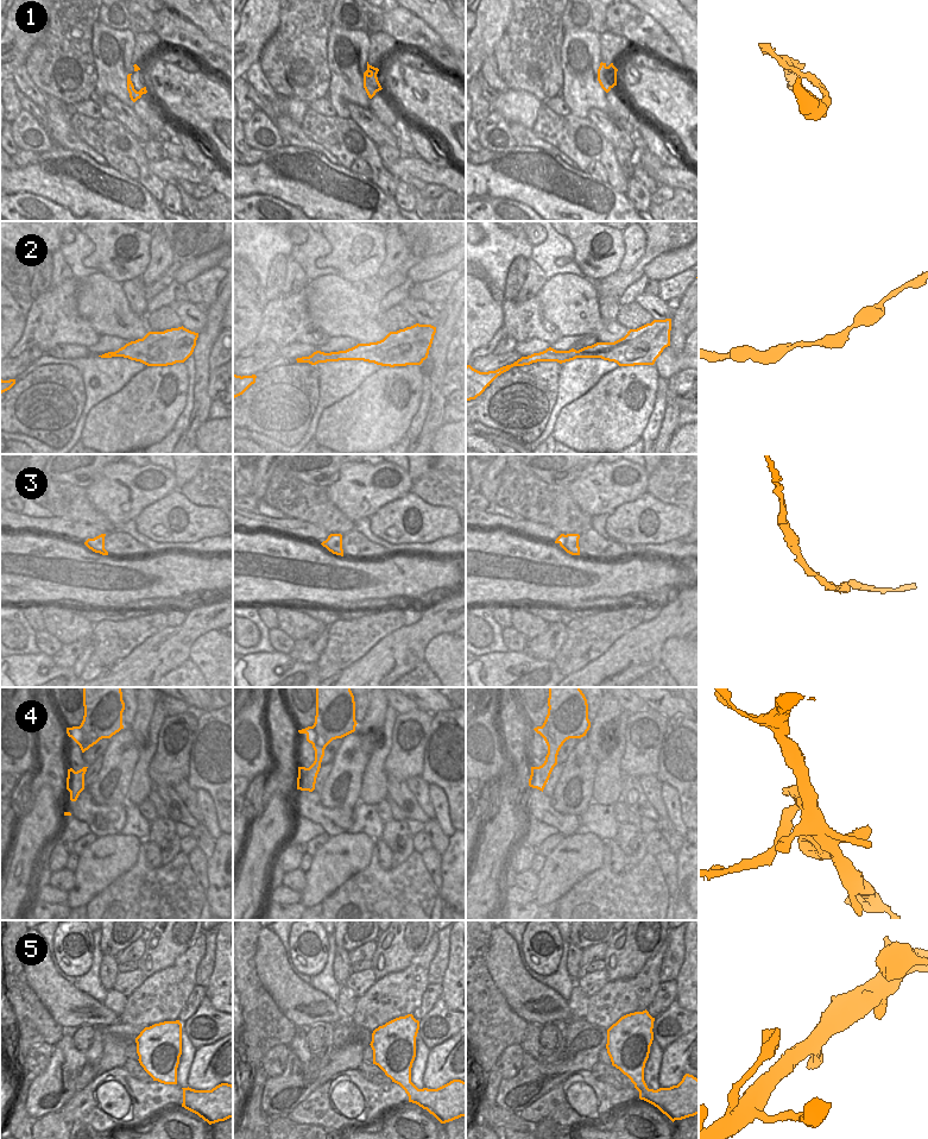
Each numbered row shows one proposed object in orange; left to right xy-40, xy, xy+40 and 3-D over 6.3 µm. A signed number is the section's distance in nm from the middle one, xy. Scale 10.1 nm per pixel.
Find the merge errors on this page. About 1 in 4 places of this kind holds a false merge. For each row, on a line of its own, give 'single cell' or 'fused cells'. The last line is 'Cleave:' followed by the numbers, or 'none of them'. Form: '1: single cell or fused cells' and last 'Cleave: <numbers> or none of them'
1: single cell
2: single cell
3: single cell
4: fused cells
5: single cell
Cleave: 4

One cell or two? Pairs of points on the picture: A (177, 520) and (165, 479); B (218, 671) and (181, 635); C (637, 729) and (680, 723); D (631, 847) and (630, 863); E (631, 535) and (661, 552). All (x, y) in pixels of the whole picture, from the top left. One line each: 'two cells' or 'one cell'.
A: two cells
B: two cells
C: two cells
D: two cells
E: two cells

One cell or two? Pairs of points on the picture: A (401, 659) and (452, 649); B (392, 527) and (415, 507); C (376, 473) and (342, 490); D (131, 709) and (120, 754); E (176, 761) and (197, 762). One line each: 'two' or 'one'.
A: two
B: one
C: one
D: two
E: two

